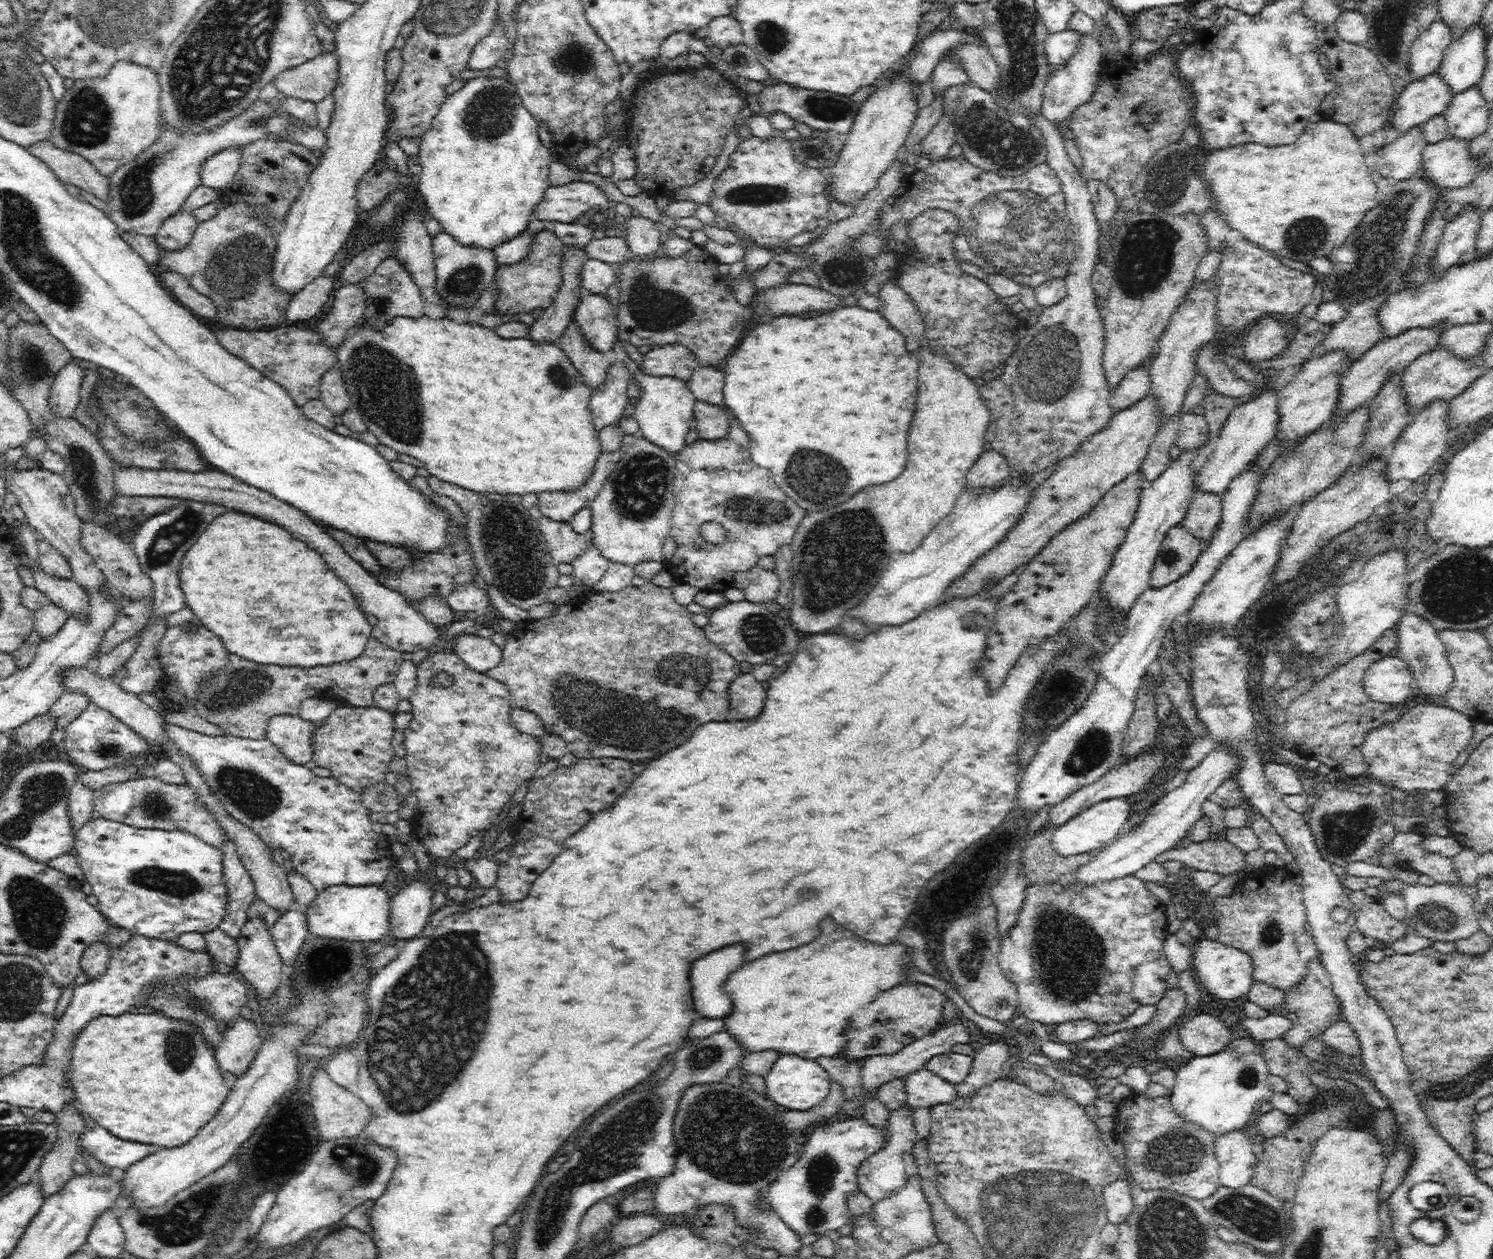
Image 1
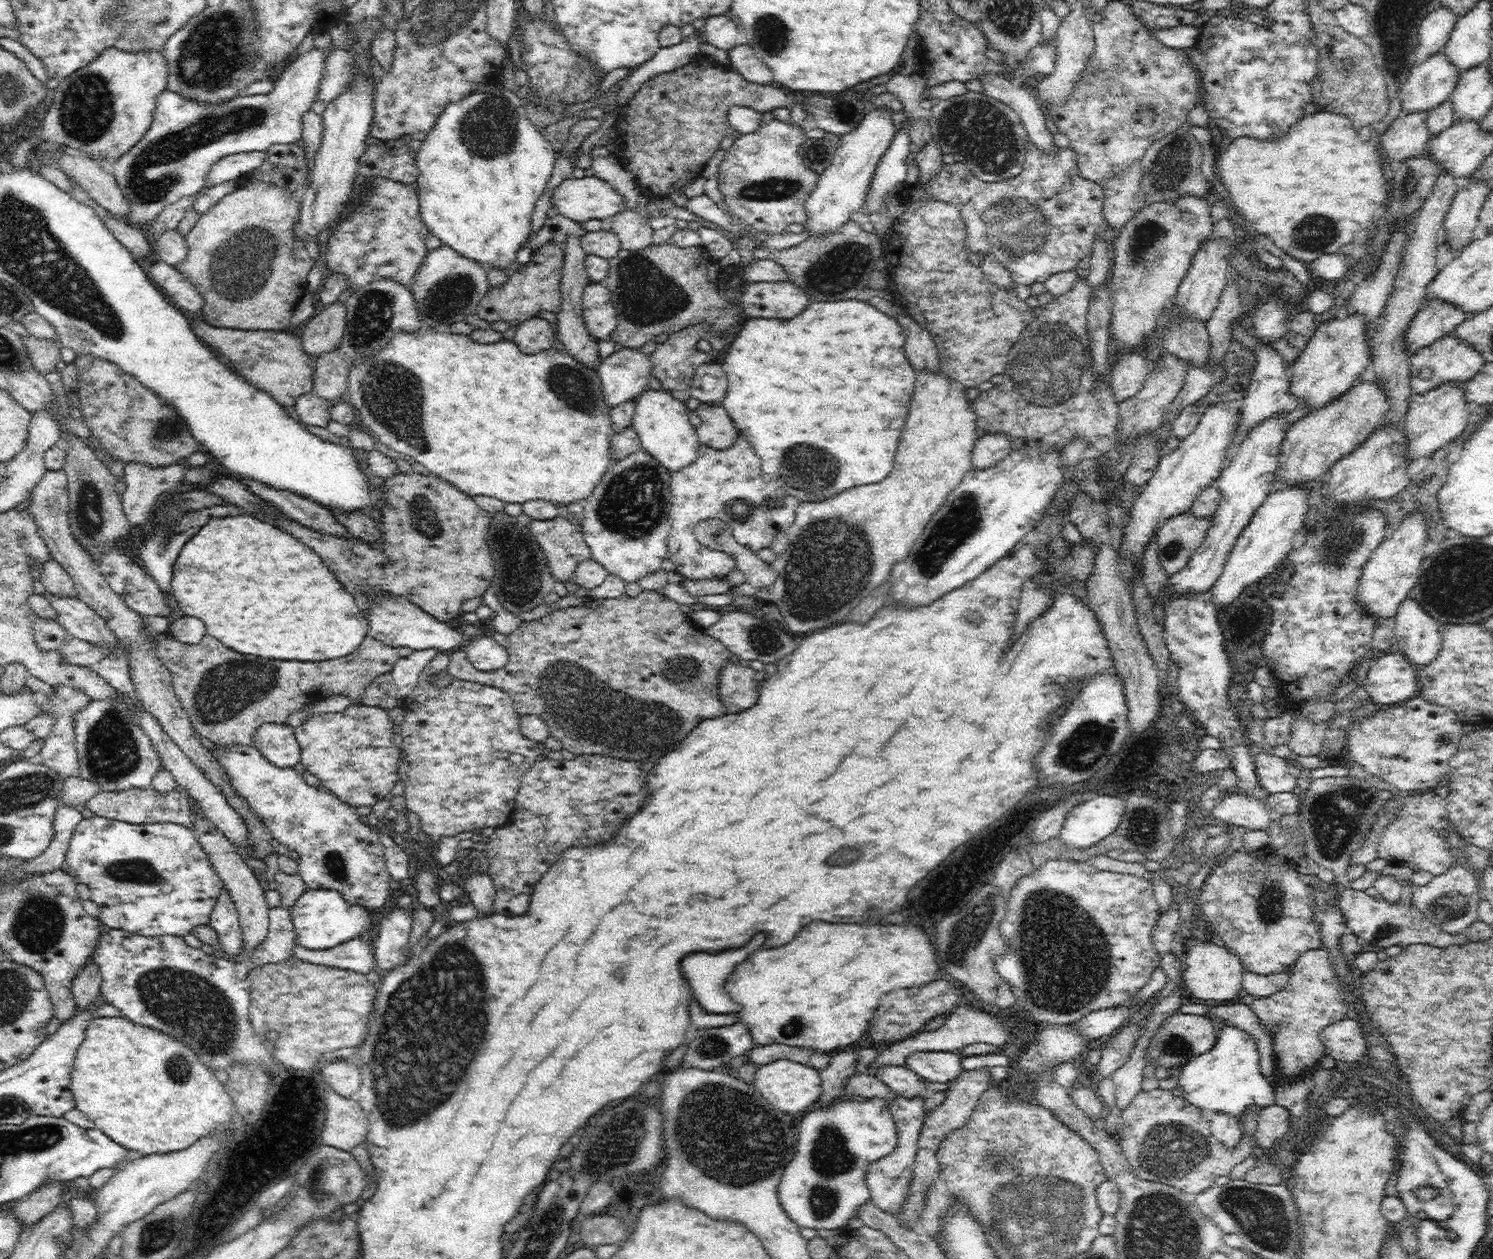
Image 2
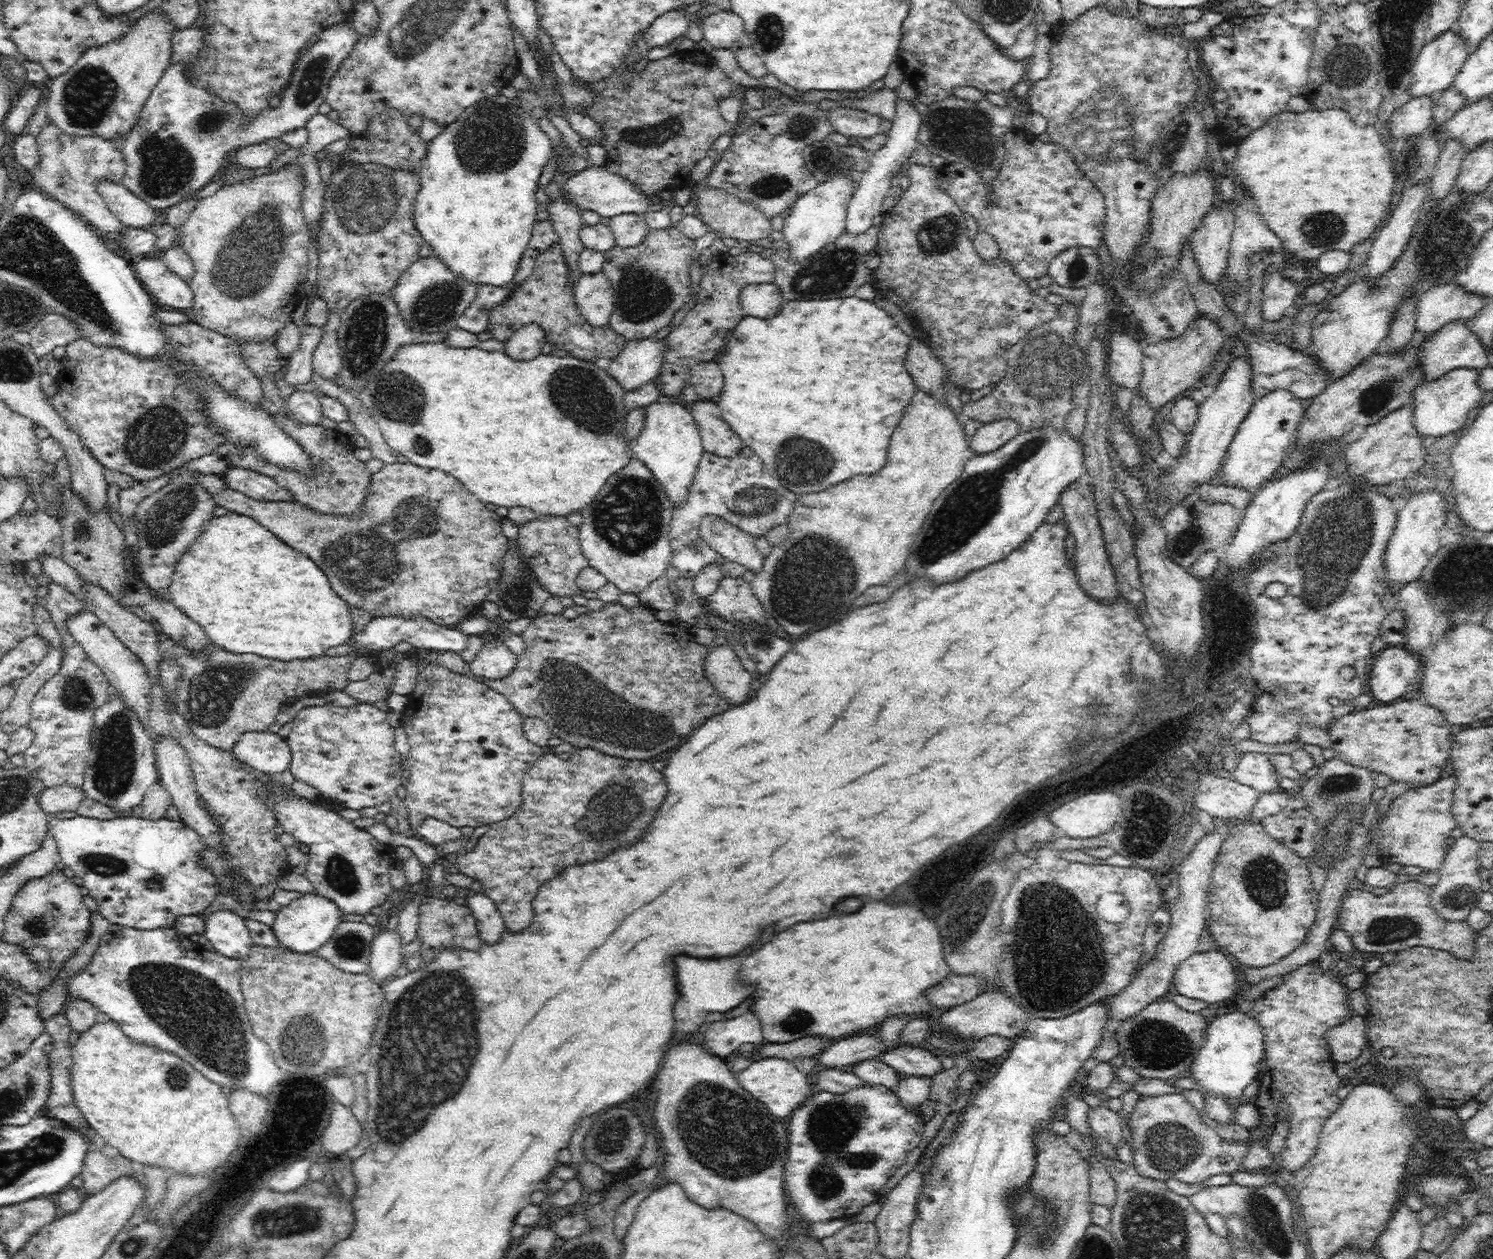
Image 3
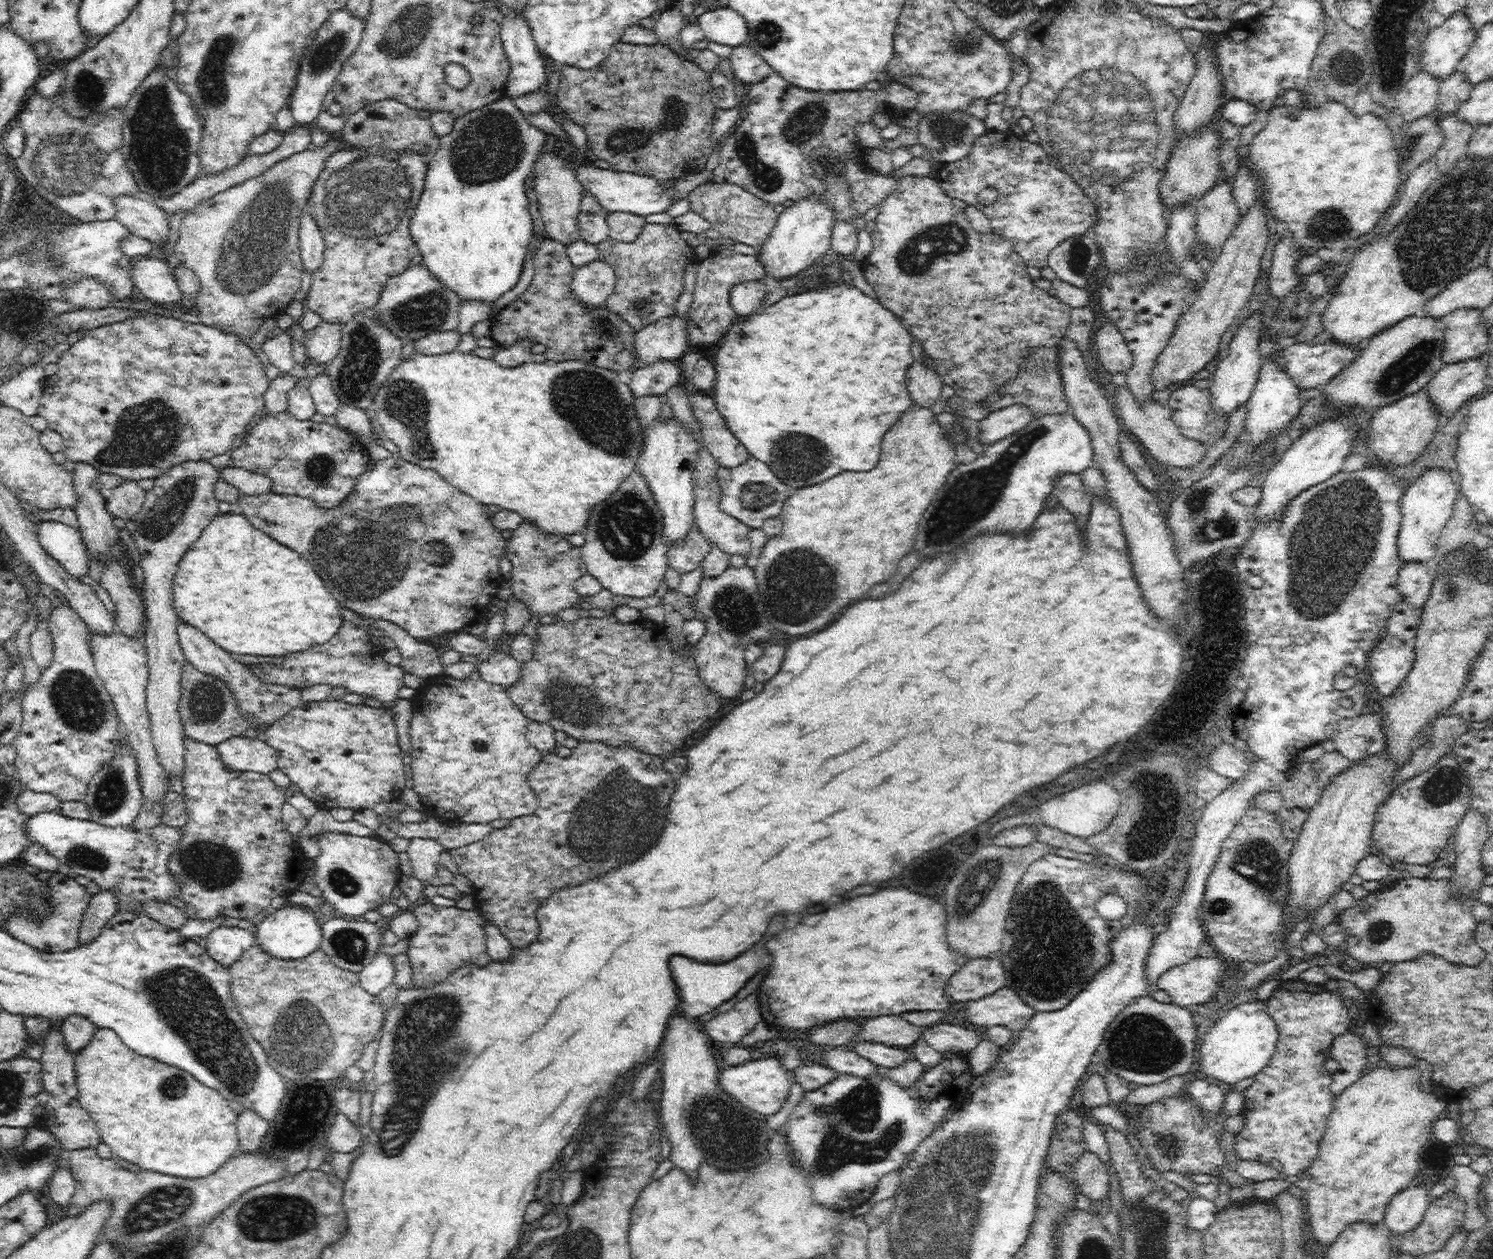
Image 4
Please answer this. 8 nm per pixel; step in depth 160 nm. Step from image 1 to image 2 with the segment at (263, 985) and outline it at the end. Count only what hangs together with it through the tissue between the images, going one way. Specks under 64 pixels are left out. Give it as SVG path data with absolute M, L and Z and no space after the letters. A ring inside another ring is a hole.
M177 786L177 788L180 791L184 791L184 795L190 799L190 811L192 811L192 817L194 817L194 822L192 822L194 836L196 836L206 854L208 854L211 866L222 879L224 890L230 894L230 897L235 902L243 938L243 952L240 956L247 956L258 944L264 942L264 938L268 934L269 908L265 899L265 891L258 883L258 879L256 879L252 869L246 865L245 856L224 836L224 833L219 828L216 828L211 823L209 818L203 815L197 800L194 800L187 790L183 790L180 786Z

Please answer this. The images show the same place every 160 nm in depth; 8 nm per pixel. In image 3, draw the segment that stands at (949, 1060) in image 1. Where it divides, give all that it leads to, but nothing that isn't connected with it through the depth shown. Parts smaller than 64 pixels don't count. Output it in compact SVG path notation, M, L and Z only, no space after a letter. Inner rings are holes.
M897 1045L884 1049L878 1058L895 1071L906 1075L933 1077L943 1071L938 1055L924 1048Z

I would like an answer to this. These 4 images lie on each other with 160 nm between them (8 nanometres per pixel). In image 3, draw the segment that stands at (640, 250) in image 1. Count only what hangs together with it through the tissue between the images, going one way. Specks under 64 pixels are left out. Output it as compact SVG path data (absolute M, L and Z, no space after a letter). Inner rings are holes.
M633 213L618 214L610 218L609 228L616 244L621 247L638 246L650 229L644 215Z

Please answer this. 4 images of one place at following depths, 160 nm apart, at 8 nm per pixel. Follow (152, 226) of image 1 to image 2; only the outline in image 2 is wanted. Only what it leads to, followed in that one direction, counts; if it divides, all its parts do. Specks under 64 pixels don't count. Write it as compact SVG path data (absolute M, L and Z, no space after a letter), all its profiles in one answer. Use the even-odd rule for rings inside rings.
M342 21L327 29L331 35L331 45L327 50L314 47L308 53L295 55L294 59L277 75L275 87L268 94L238 95L228 102L202 104L164 88L158 94L154 118L148 132L144 134L141 142L135 144L127 154L114 162L114 177L126 202L130 205L130 216L126 221L144 228L152 224L166 206L178 202L184 198L183 196L200 194L204 188L207 188L208 174L218 160L239 153L265 152L273 144L294 144L301 140L301 118L303 112L309 111L312 103L317 100L318 85L323 75L326 55L334 49L343 48L348 28L349 23Z

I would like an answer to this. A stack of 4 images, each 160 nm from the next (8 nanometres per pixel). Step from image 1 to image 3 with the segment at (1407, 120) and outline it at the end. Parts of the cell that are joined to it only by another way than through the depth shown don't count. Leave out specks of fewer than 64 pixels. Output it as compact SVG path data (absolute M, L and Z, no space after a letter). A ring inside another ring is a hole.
M1446 30L1431 42L1424 43L1420 54L1418 54L1418 60L1414 62L1412 67L1412 78L1409 84L1411 96L1414 98L1433 96L1434 93L1450 88L1470 53L1470 46L1467 45L1467 42L1463 40L1457 30Z

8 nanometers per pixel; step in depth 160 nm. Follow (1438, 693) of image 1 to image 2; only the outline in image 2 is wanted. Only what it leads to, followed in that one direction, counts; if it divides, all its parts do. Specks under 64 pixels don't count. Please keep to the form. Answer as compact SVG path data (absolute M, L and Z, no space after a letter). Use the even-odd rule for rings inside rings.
M1406 598L1400 606L1395 616L1395 650L1402 652L1405 658L1417 668L1430 665L1440 653L1441 633L1439 632L1440 623L1418 604L1413 598Z

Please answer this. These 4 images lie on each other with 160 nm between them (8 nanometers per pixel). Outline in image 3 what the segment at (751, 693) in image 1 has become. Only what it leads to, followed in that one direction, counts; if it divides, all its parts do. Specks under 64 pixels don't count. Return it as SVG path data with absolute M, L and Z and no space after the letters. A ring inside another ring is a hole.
M716 642L713 645L705 661L704 675L729 704L746 703L753 682L750 673L744 669L731 645L719 646Z

